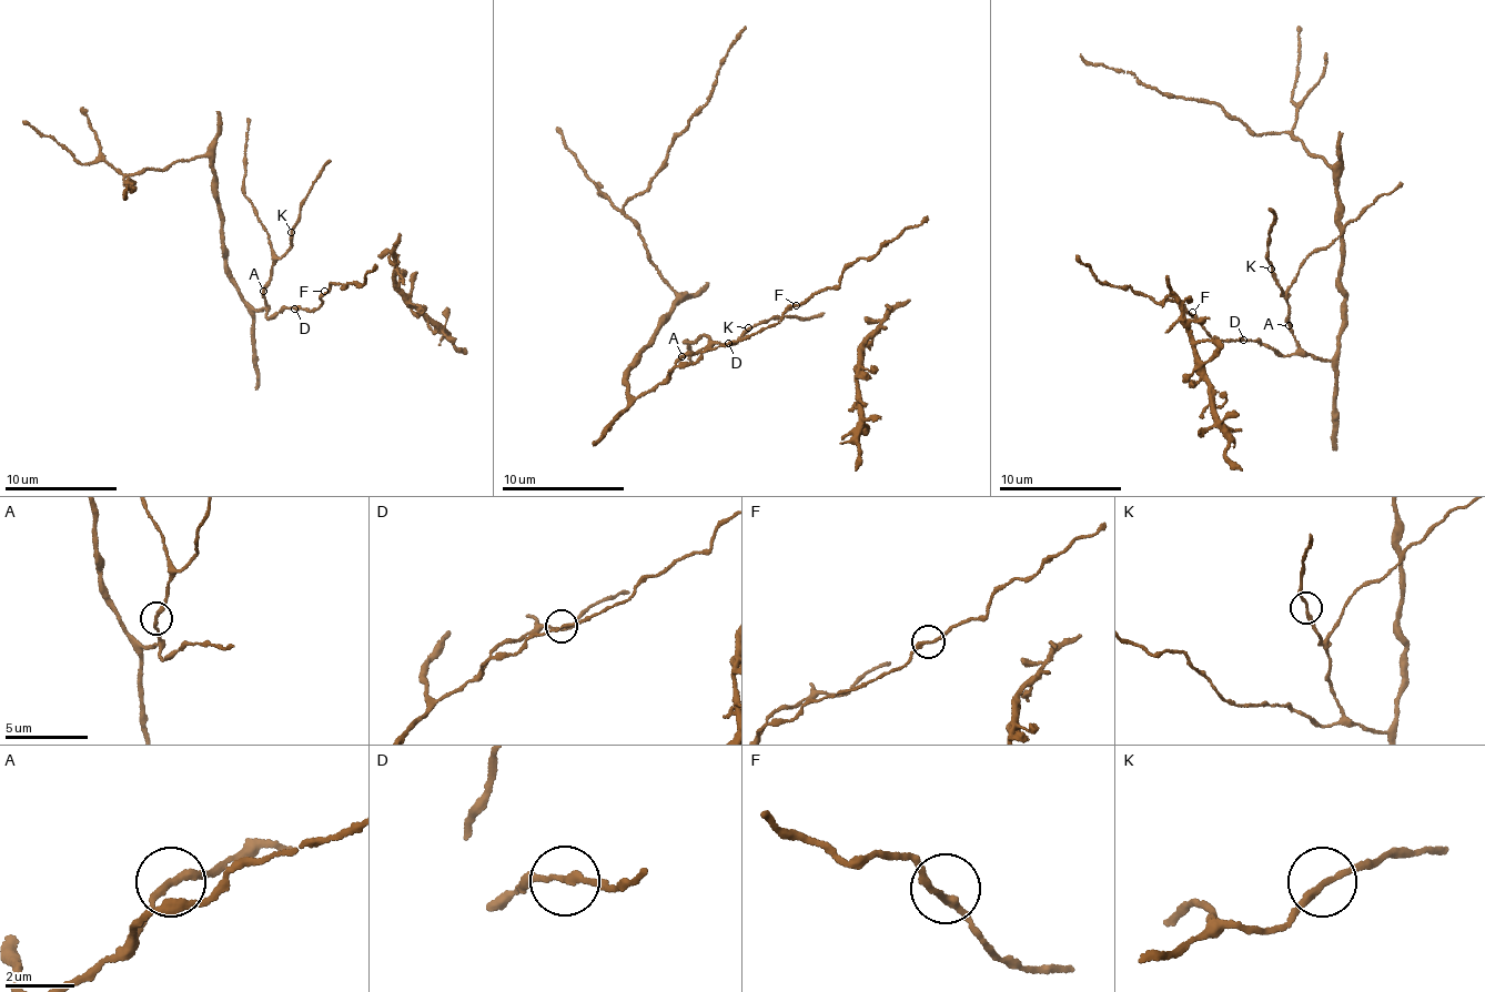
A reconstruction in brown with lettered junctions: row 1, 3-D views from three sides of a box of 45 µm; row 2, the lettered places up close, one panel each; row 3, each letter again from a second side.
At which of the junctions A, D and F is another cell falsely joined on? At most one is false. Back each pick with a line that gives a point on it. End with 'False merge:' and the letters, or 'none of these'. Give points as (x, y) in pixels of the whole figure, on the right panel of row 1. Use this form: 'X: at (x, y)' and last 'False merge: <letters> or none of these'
False merge: none of these

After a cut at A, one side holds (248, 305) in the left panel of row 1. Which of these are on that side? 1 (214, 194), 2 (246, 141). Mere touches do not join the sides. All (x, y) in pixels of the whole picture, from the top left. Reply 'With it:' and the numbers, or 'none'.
With it: 1

